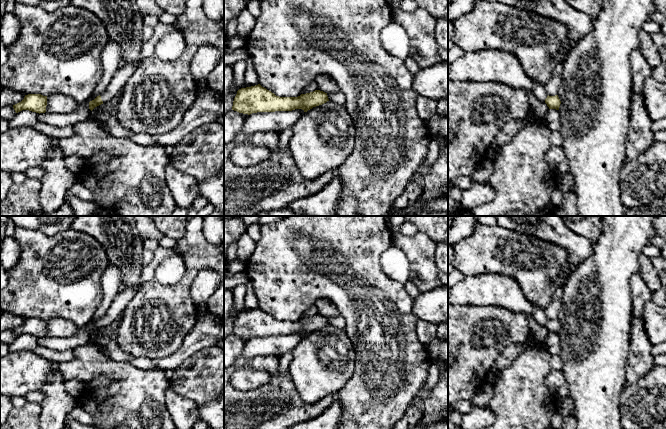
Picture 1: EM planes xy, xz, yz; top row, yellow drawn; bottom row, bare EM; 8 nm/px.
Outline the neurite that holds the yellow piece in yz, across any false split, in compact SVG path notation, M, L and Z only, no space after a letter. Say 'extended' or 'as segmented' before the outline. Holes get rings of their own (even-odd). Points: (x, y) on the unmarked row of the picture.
as segmented; M548 319L547 322L545 323L545 327L549 331L549 333L559 334L561 325L560 325L558 319L555 319L555 320Z

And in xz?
as segmented; M260 308L241 312L233 325L232 334L243 338L257 336L292 335L302 333L304 336L329 325L327 317L315 314L298 321L279 321Z

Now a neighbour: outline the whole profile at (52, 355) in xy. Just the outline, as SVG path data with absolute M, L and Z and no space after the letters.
M38 345L32 351L37 355L46 358L49 361L55 361L59 363L70 361L74 358L73 350L56 351Z

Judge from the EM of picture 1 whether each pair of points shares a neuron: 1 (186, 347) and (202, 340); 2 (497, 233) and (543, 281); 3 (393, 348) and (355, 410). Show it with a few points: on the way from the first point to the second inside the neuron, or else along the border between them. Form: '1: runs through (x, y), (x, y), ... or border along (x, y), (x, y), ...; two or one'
1: runs through (190, 345), (195, 340), (198, 340); one
2: runs through (508, 245), (533, 269); one
3: runs through (389, 363), (381, 378), (369, 390), (369, 395); one

